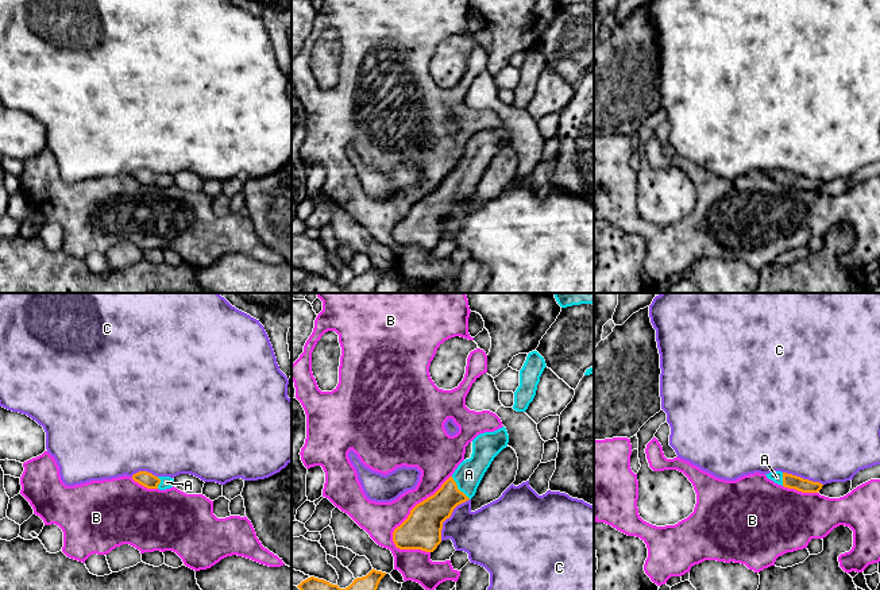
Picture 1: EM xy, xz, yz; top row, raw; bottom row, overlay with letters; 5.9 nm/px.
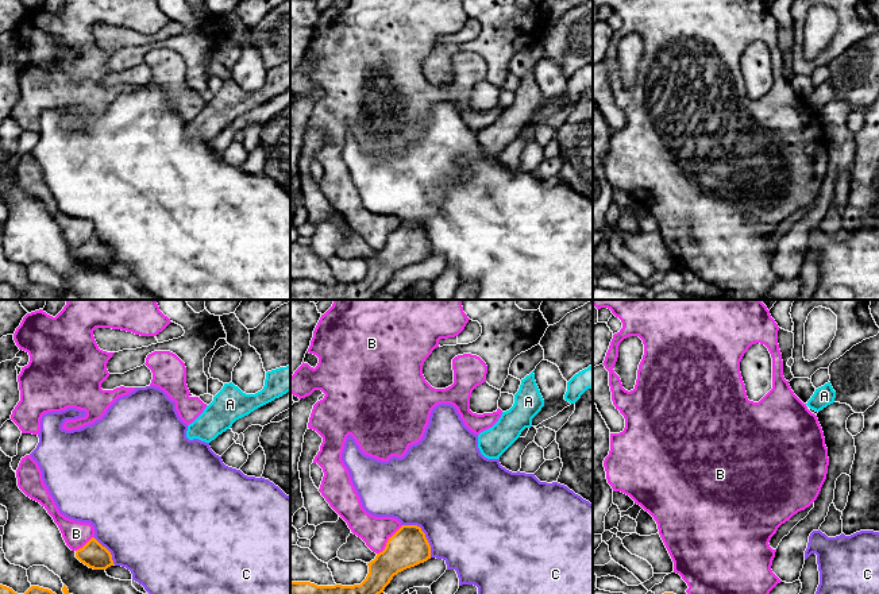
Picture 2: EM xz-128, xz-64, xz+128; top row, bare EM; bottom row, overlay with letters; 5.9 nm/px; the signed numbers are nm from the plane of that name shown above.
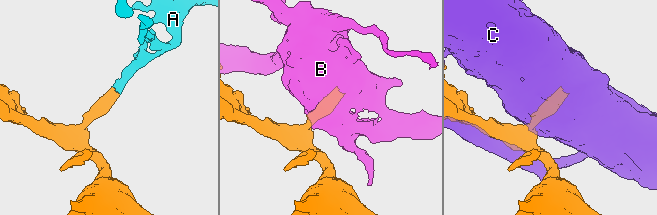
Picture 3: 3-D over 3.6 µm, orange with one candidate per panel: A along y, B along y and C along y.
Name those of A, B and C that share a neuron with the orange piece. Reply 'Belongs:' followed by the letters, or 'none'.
Belongs: A

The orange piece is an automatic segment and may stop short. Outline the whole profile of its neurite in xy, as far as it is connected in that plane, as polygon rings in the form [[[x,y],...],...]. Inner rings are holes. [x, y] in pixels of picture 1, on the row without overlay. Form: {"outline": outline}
{"outline": [[[139,169],[132,173],[132,177],[147,186],[166,188],[174,184],[174,177],[170,174],[155,174],[147,169]]]}

